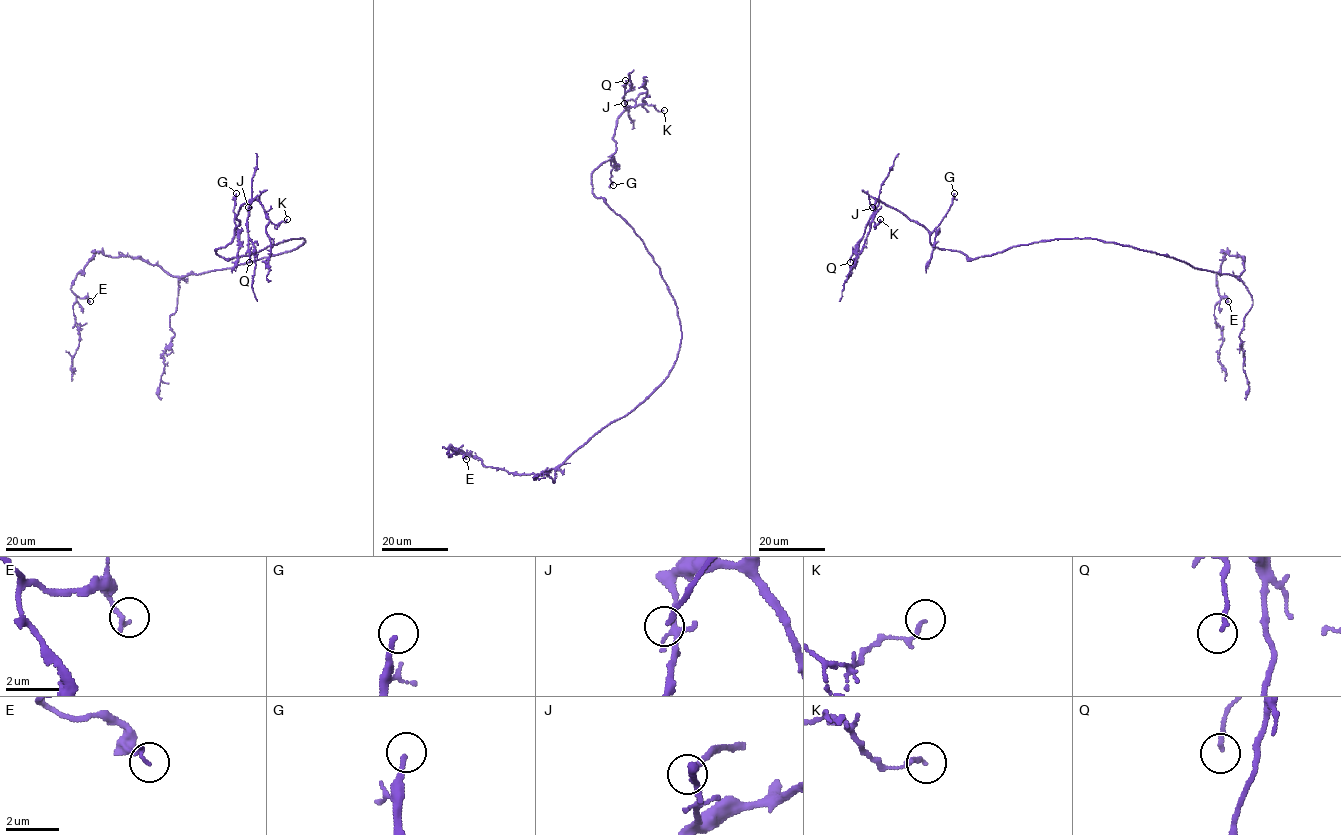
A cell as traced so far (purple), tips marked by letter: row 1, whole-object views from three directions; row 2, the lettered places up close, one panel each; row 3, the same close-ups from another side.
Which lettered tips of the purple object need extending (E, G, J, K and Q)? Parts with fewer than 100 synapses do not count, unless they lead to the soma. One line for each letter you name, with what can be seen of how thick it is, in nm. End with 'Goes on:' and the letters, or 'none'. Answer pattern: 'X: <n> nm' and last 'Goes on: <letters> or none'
J: 130 nm
Goes on: J

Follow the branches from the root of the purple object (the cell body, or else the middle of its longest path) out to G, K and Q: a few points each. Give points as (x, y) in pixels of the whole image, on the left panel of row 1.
G: (301, 245), (303, 238), (291, 238), (249, 255), (220, 257), (215, 249), (224, 247), (234, 237), (236, 193)
K: (301, 245), (291, 238), (230, 259), (216, 252), (249, 201), (276, 225), (287, 219)
Q: (301, 245), (303, 238), (291, 238), (249, 255), (220, 257), (215, 249), (231, 242), (247, 202), (249, 262)

